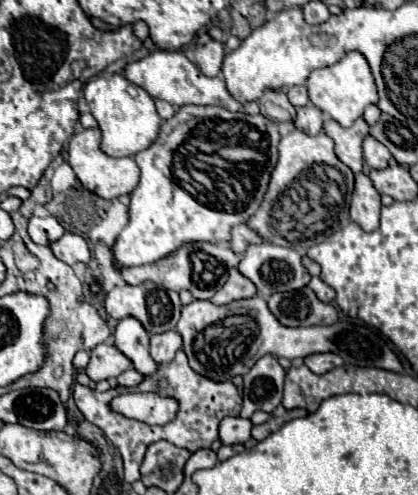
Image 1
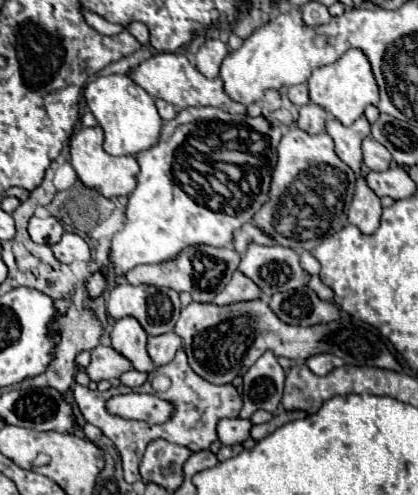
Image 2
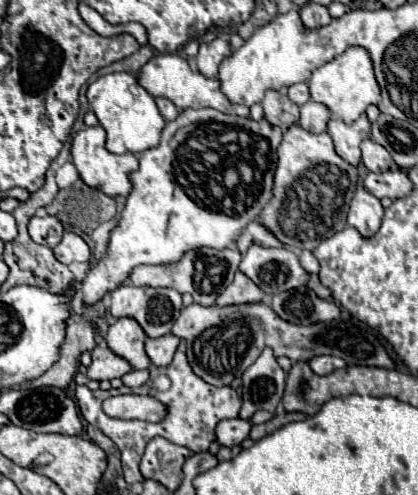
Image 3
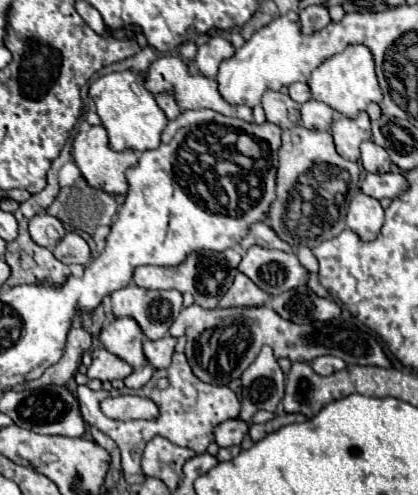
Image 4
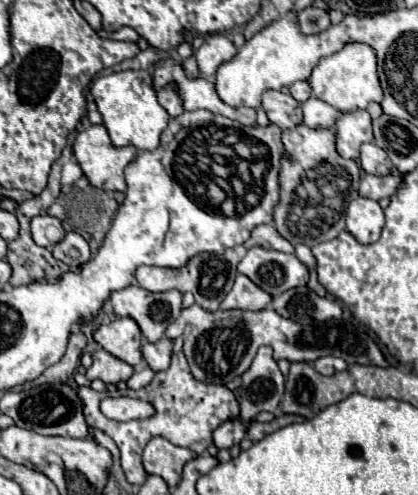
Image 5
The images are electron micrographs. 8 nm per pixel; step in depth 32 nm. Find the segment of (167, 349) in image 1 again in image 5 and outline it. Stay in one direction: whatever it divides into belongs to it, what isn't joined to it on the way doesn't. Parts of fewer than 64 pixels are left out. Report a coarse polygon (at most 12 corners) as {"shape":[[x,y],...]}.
{"shape":[[174,340],[144,342],[144,362],[154,372],[170,366]]}

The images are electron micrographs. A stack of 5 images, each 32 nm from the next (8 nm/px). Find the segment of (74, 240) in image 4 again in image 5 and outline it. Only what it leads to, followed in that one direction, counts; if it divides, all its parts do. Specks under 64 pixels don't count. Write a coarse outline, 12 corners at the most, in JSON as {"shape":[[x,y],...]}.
{"shape":[[68,232],[52,254],[68,266],[90,260],[88,242]]}

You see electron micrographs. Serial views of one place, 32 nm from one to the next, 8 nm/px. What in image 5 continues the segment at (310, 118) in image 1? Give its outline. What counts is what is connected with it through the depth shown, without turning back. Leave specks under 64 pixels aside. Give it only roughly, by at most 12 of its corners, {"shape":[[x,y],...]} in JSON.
{"shape":[[314,96],[302,104],[308,128],[332,128],[336,108]]}

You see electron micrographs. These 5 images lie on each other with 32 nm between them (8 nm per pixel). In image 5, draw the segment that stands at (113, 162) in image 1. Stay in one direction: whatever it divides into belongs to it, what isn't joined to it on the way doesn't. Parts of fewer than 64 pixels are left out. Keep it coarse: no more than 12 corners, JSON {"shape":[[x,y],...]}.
{"shape":[[102,124],[82,130],[76,156],[92,186],[126,190],[136,148],[112,148]]}

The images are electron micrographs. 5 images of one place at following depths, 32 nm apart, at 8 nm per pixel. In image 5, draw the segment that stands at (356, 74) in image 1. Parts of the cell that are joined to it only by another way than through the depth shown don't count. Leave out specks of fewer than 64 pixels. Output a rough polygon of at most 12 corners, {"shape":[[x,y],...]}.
{"shape":[[346,44],[308,84],[342,114],[382,100],[376,56]]}

